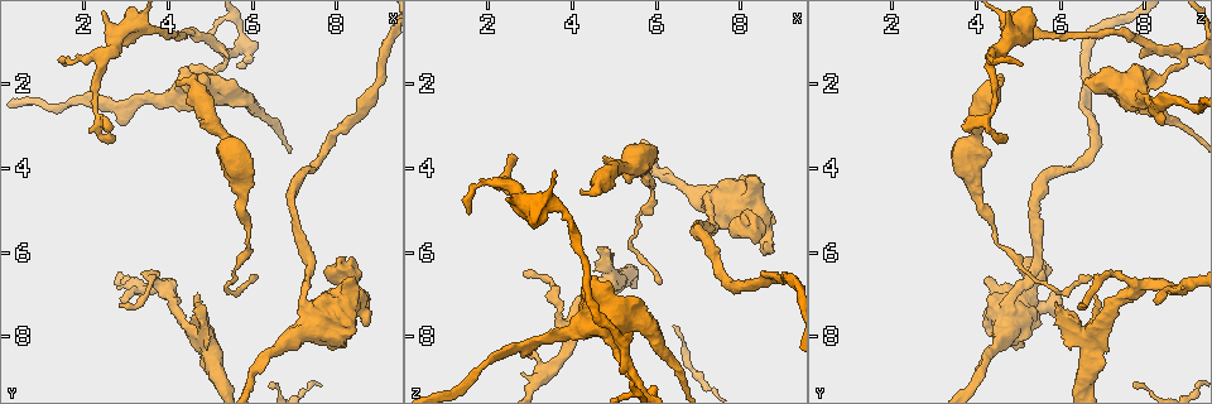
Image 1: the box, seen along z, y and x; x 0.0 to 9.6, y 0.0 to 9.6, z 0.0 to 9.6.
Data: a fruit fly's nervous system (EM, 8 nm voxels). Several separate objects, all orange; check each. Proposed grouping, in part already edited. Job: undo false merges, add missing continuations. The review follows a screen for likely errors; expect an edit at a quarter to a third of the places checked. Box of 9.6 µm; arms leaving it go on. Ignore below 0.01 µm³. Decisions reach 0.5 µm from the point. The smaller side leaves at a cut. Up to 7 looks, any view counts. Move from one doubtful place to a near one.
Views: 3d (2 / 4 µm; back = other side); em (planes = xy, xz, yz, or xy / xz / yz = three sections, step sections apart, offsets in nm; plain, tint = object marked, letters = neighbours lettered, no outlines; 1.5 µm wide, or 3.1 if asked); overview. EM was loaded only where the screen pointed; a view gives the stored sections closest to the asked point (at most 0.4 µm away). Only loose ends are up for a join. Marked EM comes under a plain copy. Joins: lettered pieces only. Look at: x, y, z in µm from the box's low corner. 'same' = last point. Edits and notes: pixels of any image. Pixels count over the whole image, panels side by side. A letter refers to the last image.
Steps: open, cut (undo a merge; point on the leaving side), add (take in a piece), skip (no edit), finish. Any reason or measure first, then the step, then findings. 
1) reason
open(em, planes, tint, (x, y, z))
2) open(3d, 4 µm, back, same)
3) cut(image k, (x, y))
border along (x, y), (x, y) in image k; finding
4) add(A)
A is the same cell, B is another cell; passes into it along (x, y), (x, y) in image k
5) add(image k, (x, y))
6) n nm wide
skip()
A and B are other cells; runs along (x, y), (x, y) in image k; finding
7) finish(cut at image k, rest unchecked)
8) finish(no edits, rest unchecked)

calibre changes
open(3d, 4 µm, (5.40, 3.35, 3.90))

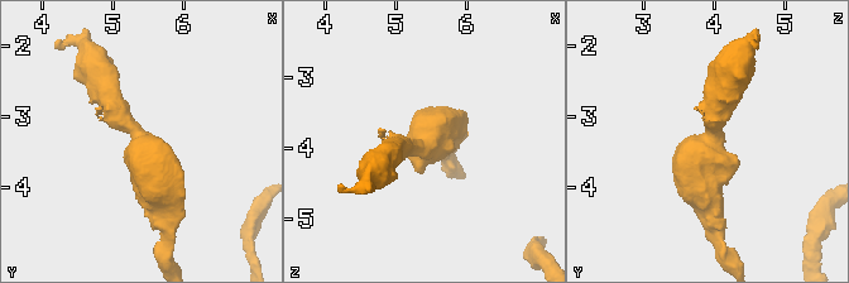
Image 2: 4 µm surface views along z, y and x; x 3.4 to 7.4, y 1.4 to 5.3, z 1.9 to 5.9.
arms of 320, 500 nm
open(em, xz, step 4, tint, (5.45, 3.40, 3.90))

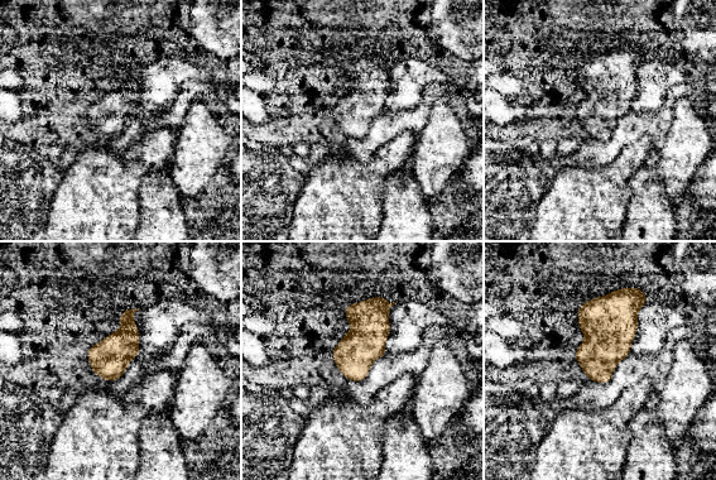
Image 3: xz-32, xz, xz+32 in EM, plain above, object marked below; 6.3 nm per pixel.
another direction
open(em, xy, step 8, letters, same)

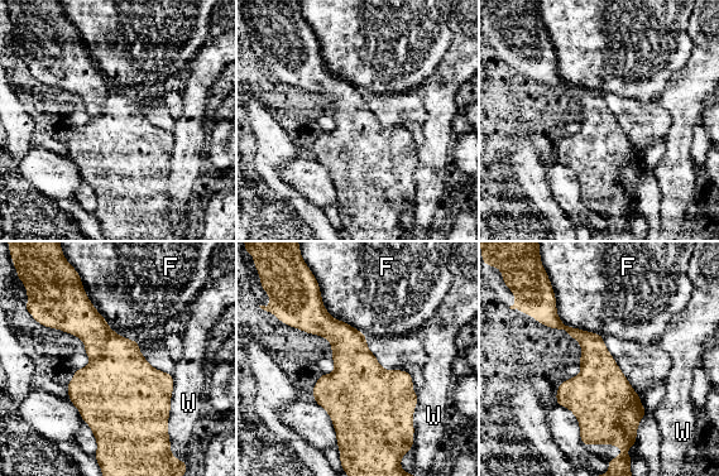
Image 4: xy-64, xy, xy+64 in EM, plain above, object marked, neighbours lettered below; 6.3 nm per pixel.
skip()
F and W are other cells; border along (348, 323), (367, 335) in image 4; one cell here

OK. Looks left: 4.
long arm stops here
open(3d, 4 µm, (6.15, 6.60, 6.75))

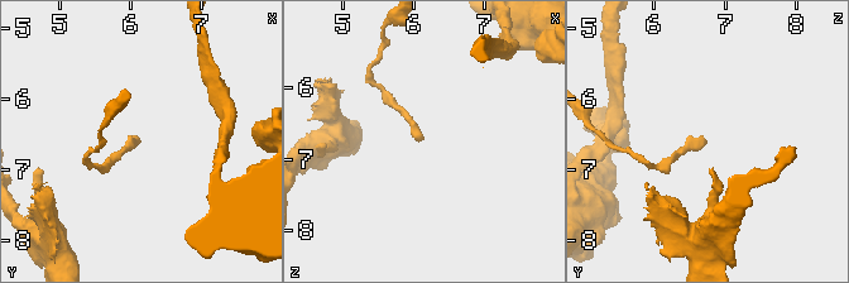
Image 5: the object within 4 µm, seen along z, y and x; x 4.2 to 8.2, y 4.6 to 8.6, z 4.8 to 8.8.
open(em, xy, step 8, tint, (6.10, 6.60, 6.75))

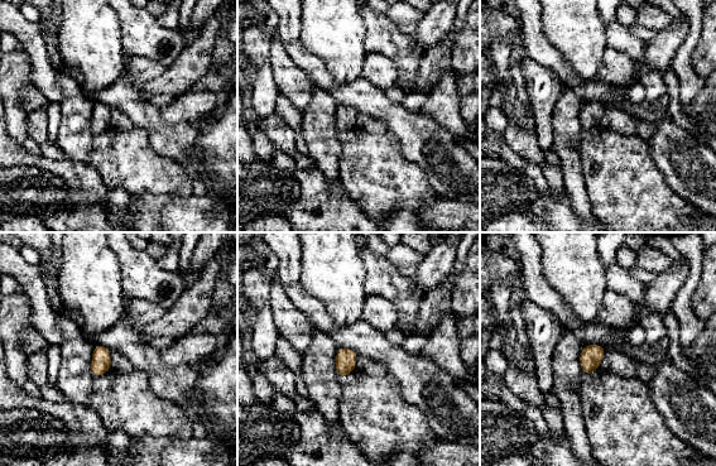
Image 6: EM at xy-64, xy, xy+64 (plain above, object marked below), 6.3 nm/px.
cut it another way
open(em, planes, letters, same)

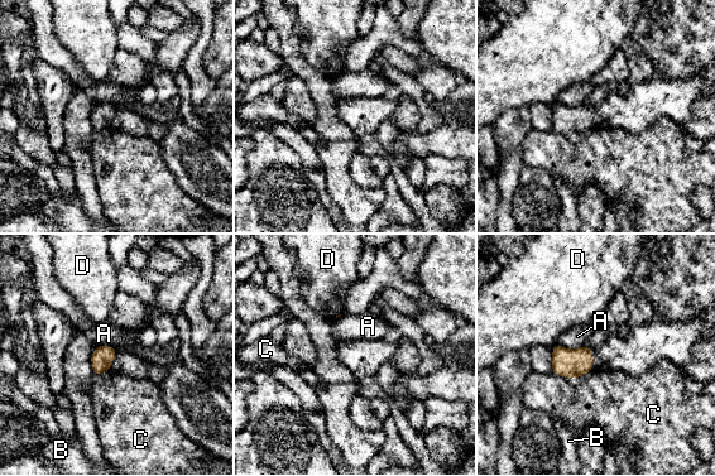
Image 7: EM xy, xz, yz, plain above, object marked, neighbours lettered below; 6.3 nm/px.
C touches over 240 nm
skip()
A, B, C and D are other cells; border along (590, 370), (574, 378), (552, 374) in image 7; none of them fits

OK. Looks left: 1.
calibre changes
open(em, planes, letters, (5.95, 5.70, 4.50))

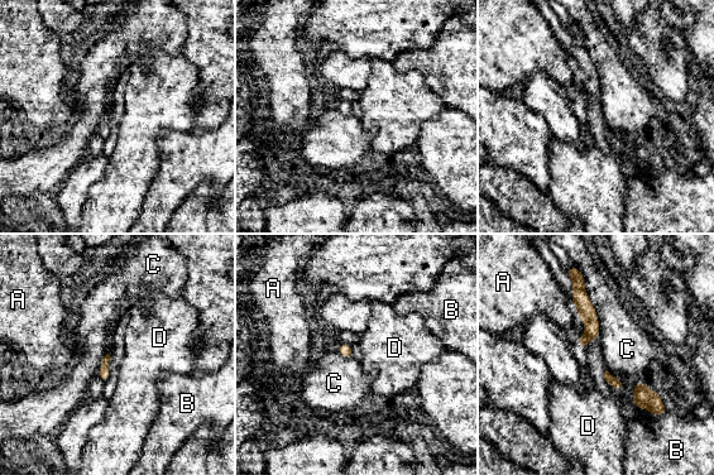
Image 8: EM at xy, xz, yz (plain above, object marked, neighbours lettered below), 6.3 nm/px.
70 nm wide
skip()
A, B, C and D are other cells; border along (579, 269), (600, 331) in image 8; one cell here

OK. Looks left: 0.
finish(no edits, rest unchecked)

